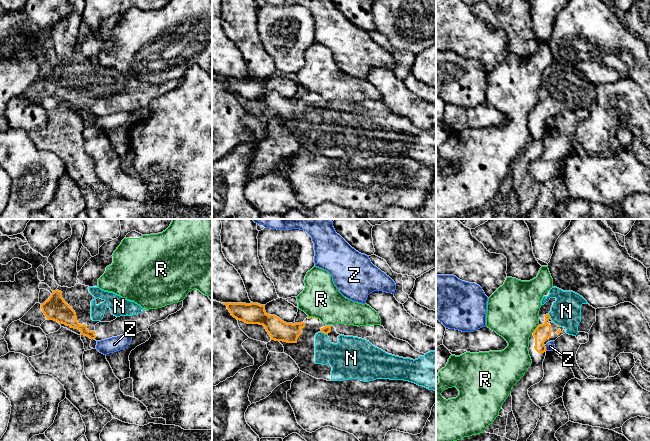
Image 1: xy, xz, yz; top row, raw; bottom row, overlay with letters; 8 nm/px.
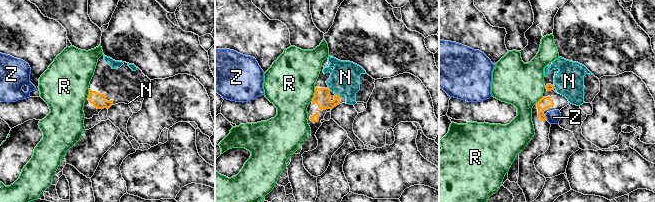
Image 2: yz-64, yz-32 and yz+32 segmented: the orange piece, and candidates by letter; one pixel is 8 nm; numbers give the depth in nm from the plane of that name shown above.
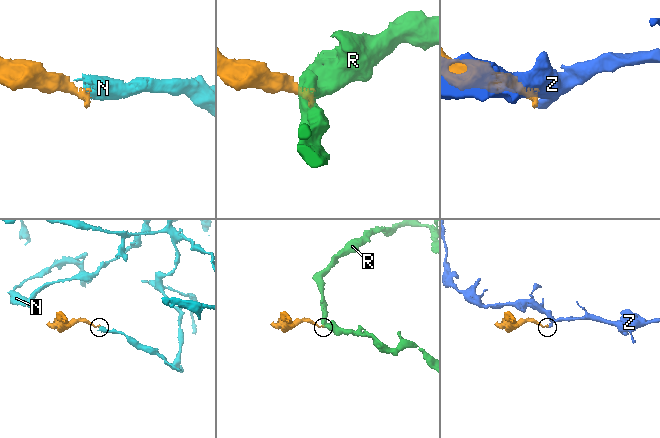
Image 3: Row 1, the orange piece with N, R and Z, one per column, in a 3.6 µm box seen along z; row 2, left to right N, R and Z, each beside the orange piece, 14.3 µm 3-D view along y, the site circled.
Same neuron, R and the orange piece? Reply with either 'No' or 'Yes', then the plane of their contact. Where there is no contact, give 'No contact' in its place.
No. Touches orange in yz

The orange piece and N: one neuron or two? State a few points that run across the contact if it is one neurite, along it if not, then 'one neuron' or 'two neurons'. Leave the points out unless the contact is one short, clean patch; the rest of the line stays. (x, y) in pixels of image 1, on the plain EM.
xz (326, 105), (324, 109), (324, 117), (344, 133) | one neuron

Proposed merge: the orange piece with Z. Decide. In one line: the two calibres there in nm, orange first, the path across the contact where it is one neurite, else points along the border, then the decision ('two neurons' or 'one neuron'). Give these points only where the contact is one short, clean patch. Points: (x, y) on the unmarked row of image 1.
120 nm thick on the orange side, 70 nm on the other; border along yz (544, 121), (547, 126); two neurons

